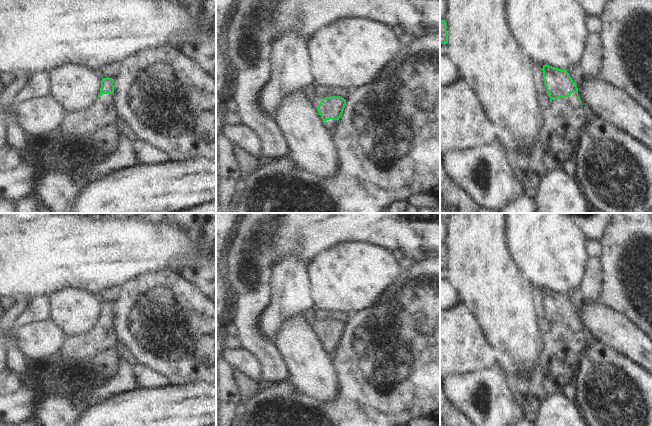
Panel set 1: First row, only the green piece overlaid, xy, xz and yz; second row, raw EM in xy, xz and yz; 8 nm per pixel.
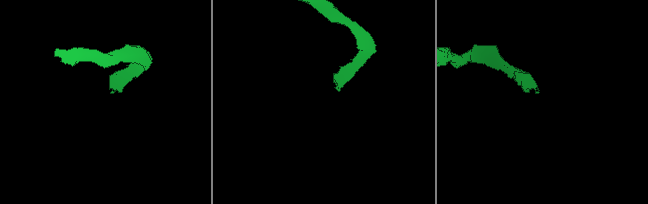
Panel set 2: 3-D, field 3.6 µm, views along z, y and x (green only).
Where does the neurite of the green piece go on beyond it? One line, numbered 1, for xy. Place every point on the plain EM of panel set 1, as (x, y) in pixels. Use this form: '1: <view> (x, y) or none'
1: xy (93, 358)

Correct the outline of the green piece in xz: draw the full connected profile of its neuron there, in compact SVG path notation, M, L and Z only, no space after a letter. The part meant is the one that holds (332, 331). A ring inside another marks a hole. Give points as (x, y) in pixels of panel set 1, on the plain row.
M316 309L306 312L306 319L316 331L323 347L329 352L336 352L338 344L344 335L346 324L340 320L331 320L321 323L316 318Z

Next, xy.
M102 302L98 324L87 334L68 336L60 355L57 357L57 368L65 368L71 372L71 382L78 385L80 391L91 390L98 384L102 384L114 378L120 369L122 359L122 347L118 338L116 321L114 320L114 303Z

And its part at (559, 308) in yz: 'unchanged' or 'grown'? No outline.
grown

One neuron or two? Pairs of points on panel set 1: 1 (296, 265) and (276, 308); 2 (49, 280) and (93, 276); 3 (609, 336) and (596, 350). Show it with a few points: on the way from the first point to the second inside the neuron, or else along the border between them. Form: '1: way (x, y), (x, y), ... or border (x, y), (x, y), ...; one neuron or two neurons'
1: way (291, 276), (291, 293), (287, 297); one neuron
2: way (60, 276), (82, 276); one neuron
3: border (590, 341), (600, 341), (623, 355); two neurons

